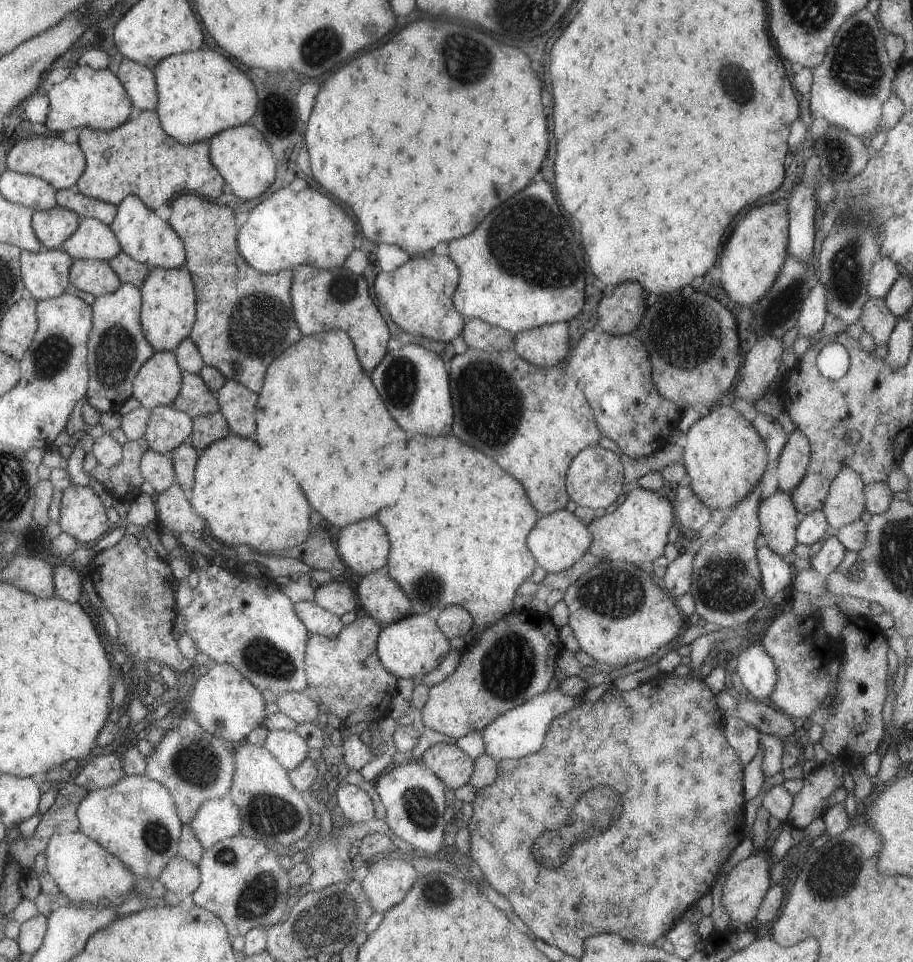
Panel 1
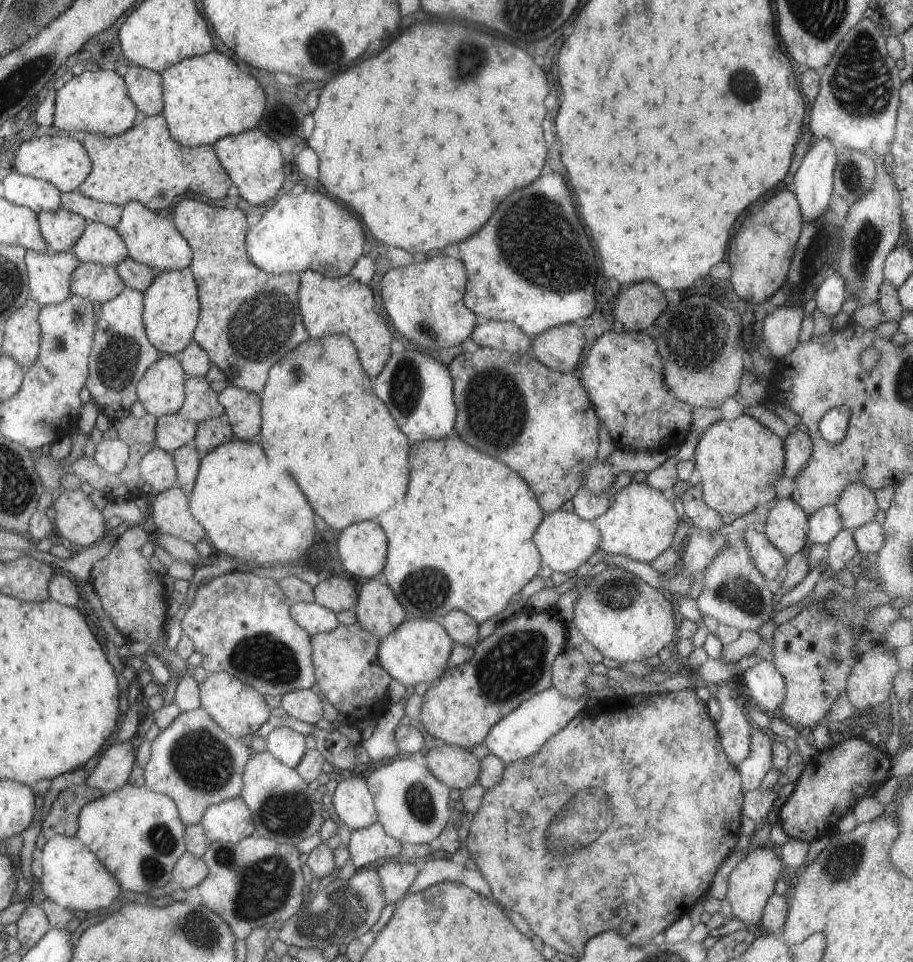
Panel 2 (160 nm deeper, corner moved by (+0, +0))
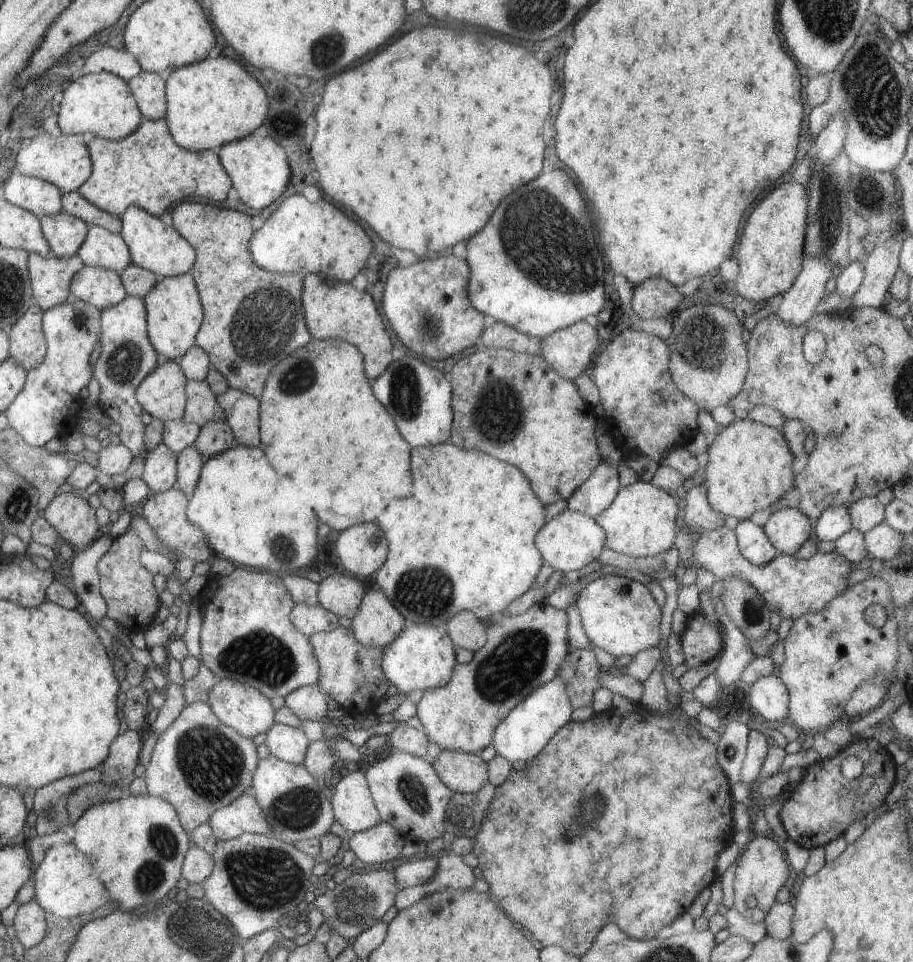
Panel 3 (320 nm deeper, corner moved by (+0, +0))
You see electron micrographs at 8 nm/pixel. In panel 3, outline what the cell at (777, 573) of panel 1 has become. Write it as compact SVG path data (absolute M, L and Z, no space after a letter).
M750 518L738 521L732 531L741 556L751 564L765 564L779 553L768 539L763 526L756 525Z

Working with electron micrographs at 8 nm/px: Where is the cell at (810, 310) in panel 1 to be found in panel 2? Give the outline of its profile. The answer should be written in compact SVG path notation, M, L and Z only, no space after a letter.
M837 271L827 274L825 280L816 287L814 300L817 310L827 316L834 316L840 310L840 304L845 300L846 289L843 277Z

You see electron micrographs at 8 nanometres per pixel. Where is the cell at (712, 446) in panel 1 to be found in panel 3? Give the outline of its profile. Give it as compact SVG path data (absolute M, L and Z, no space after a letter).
M739 416L710 437L706 452L706 499L713 510L725 517L734 516L738 521L749 519L753 513L771 506L794 486L791 469L794 456L779 429Z

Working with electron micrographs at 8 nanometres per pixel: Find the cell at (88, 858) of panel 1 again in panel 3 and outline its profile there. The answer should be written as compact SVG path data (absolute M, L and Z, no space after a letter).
M68 838L46 851L40 863L33 867L31 881L34 901L45 913L54 914L59 918L73 918L90 913L109 900L97 871L87 856L78 851Z

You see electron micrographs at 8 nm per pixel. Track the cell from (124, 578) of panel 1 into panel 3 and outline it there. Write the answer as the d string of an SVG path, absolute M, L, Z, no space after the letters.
M127 528L122 535L113 538L109 550L99 558L96 564L100 593L106 602L106 616L113 619L121 628L129 630L129 632L141 632L143 627L151 626L153 615L161 603L153 587L153 575L139 563L139 552L142 549L137 533L133 529Z

